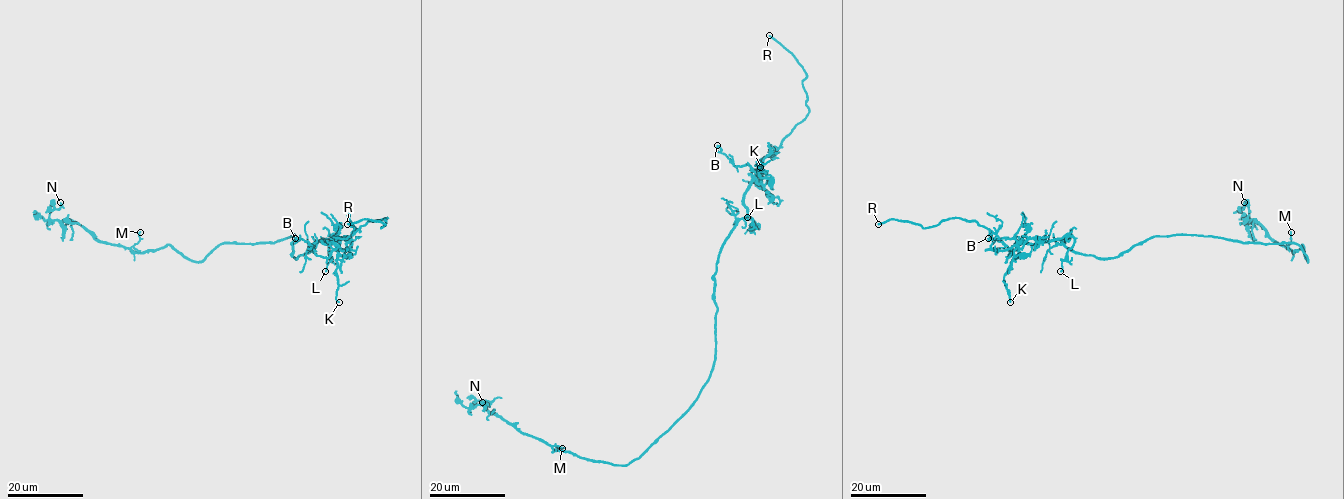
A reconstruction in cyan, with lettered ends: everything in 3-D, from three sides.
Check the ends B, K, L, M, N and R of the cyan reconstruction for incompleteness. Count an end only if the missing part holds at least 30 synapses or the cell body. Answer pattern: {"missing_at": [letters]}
{"missing_at": ["R"]}

